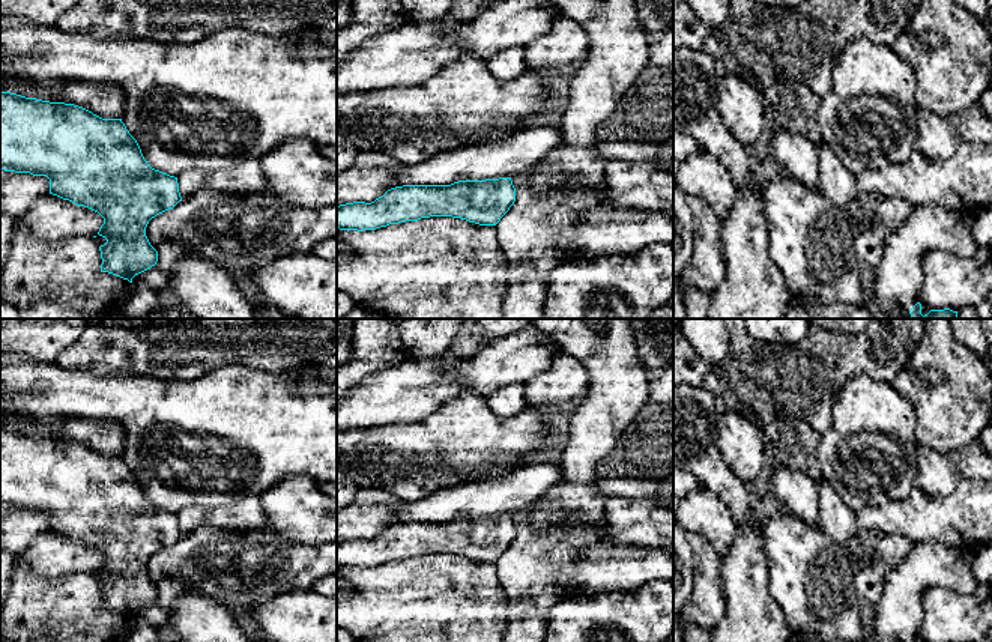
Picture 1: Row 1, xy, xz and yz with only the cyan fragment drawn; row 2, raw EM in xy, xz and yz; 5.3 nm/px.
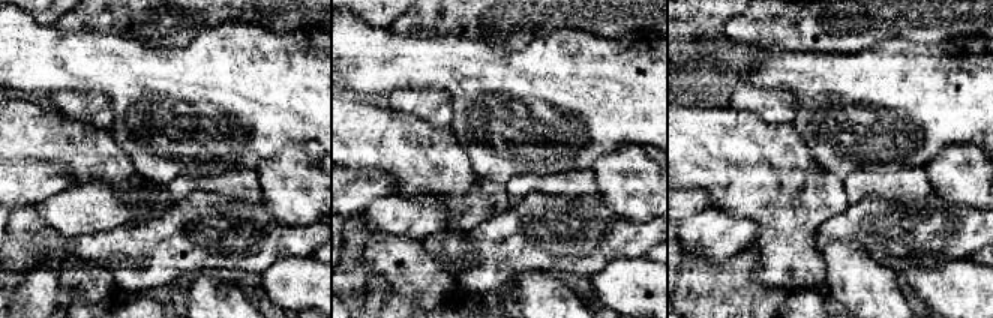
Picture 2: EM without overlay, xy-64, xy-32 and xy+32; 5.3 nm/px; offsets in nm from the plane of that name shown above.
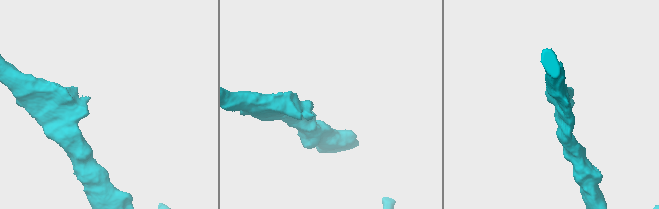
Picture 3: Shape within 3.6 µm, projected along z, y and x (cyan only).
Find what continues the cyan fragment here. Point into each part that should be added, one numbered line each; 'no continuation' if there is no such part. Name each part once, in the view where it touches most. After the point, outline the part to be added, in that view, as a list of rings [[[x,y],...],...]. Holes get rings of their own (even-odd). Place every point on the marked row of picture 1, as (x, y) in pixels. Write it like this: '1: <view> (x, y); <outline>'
no continuation

